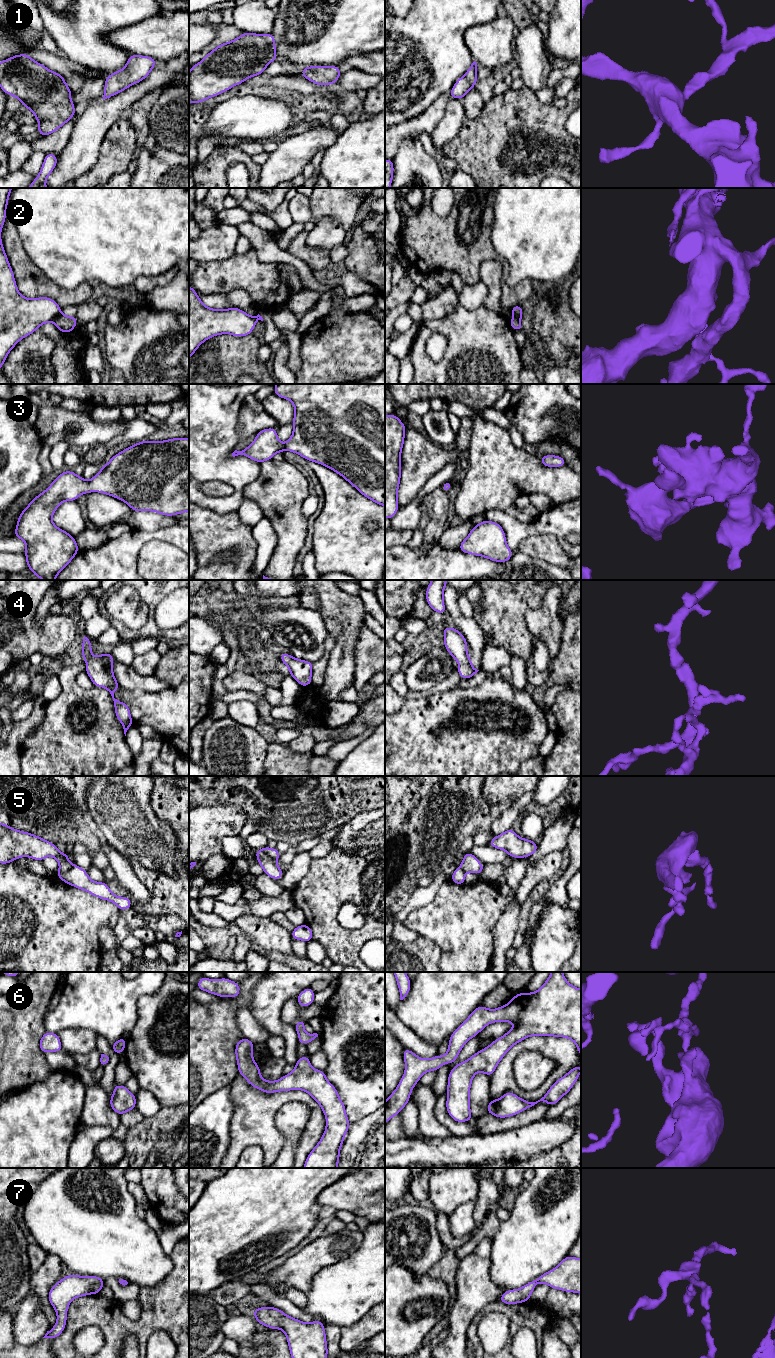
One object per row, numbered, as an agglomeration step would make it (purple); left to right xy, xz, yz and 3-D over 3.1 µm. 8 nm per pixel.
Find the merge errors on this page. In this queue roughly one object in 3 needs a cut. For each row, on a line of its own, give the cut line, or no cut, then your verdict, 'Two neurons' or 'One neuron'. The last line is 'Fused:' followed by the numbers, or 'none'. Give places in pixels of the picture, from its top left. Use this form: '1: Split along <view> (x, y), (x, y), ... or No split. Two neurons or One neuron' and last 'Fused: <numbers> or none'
1: No split. One neuron
2: Split along xy (61, 314), (53, 321). Two neurons
3: No split. One neuron
4: No split. One neuron
5: Split along xz (255, 852), (264, 852), (274, 860). Two neurons
6: No split. One neuron
7: No split. One neuron
Fused: 2, 5

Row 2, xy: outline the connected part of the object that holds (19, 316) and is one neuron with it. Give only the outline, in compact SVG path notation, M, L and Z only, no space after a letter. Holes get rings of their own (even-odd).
M0 188L0 369L8 353L21 339L61 315L61 307L55 300L49 297L26 298L16 286L1 240L12 189Z

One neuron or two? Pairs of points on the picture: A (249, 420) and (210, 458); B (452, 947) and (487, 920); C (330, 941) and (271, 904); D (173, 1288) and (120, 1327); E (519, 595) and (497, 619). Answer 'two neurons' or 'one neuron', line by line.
A: two neurons
B: one neuron
C: two neurons
D: one neuron
E: one neuron

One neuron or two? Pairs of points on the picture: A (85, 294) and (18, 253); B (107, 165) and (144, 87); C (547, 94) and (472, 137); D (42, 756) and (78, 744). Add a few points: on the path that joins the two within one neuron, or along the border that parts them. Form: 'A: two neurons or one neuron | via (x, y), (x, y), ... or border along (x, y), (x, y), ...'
A: one neuron | via (65, 294), (59, 294), (35, 283), (26, 273)
B: two neurons | border along (125, 115), (121, 116), (107, 131)
C: two neurons | border along (532, 92), (542, 102), (552, 104)
D: one neuron | via (51, 756), (66, 756), (69, 753)

